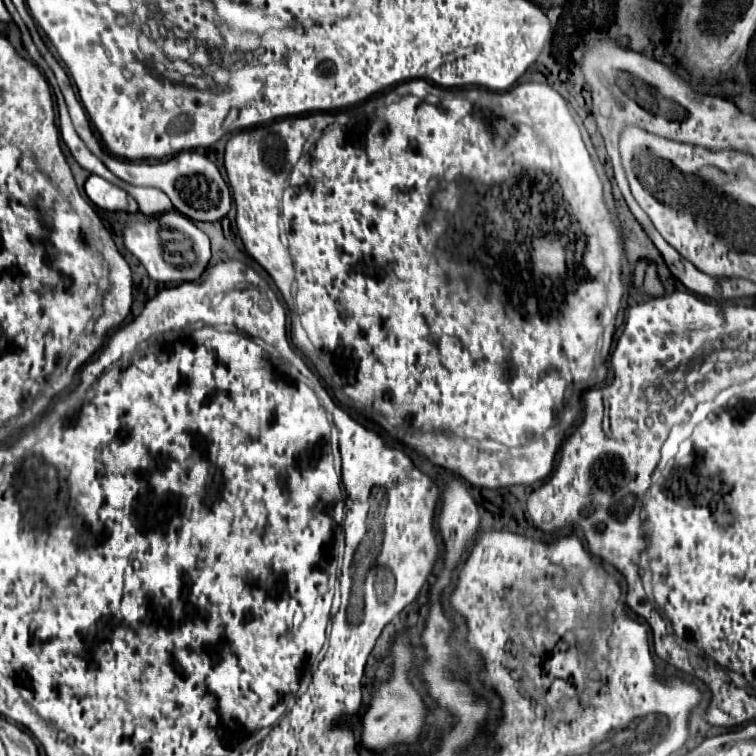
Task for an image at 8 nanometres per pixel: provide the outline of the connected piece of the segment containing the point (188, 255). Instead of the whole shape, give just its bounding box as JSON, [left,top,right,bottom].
[123,211,211,283]

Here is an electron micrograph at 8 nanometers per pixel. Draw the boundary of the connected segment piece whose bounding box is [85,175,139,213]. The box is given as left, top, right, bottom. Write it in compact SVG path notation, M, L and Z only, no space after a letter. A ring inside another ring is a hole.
M91 175L85 183L87 197L105 211L125 211L125 213L137 213L137 203L133 197L129 197L123 189L111 185L103 177Z

